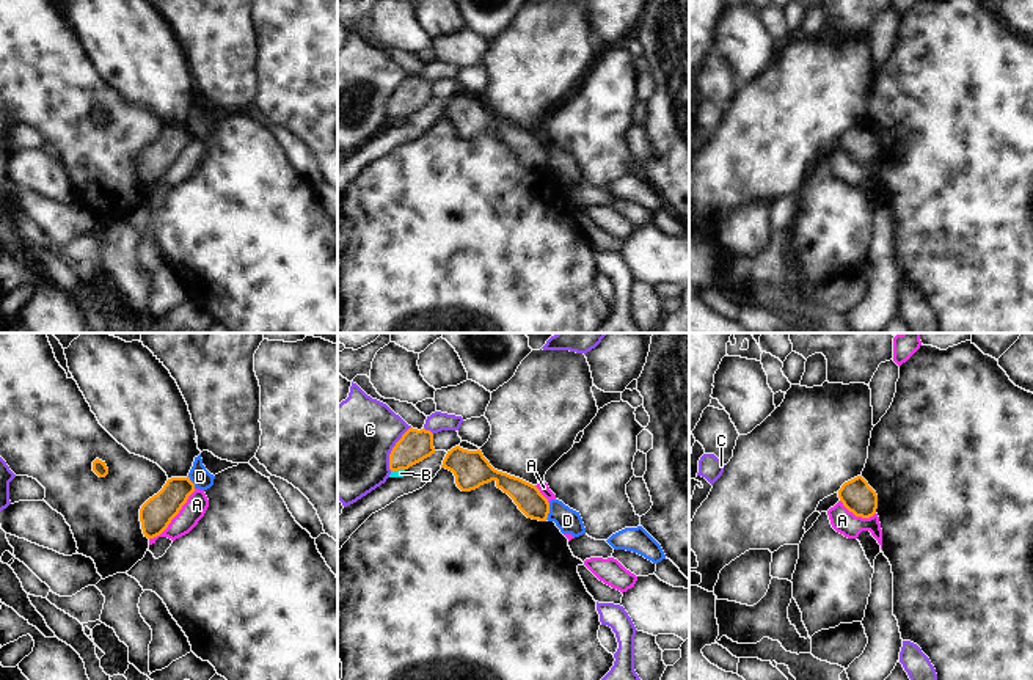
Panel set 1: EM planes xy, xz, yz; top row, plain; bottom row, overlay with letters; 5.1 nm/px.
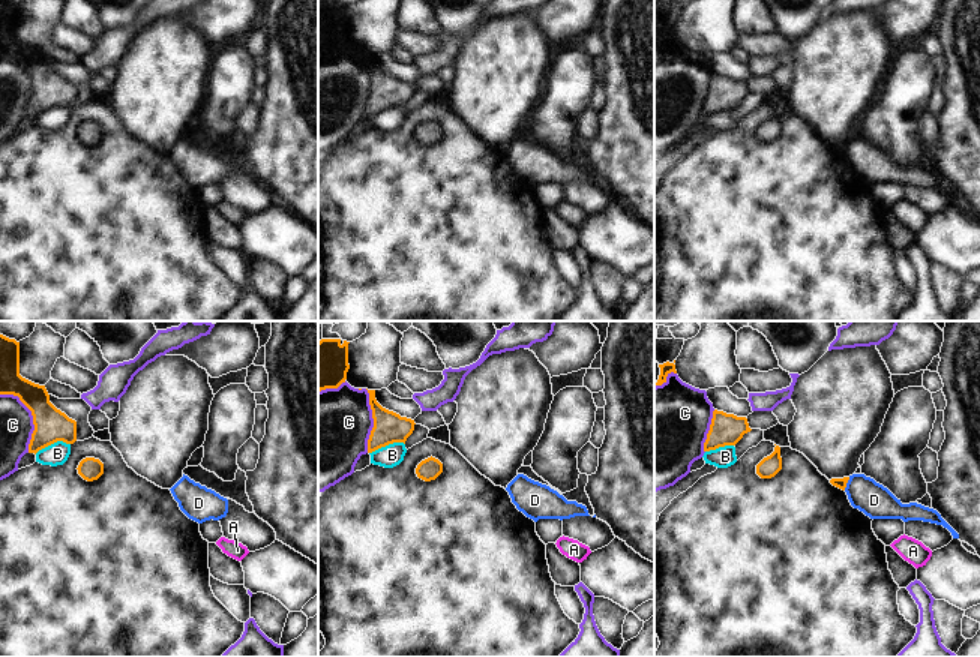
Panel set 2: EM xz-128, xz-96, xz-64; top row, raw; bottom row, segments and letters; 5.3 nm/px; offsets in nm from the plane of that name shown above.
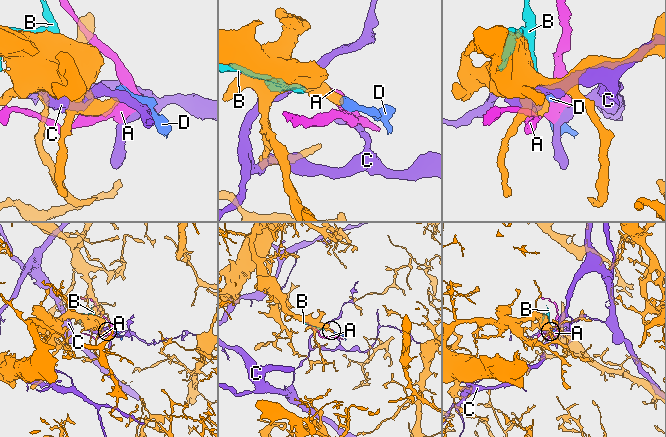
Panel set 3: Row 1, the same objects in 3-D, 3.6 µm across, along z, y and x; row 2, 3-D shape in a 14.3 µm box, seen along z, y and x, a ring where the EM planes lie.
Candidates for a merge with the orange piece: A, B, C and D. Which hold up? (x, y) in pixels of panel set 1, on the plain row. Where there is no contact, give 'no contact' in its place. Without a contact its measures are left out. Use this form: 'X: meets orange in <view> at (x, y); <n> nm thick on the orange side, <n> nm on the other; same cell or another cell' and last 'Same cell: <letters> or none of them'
A: meets orange in xy at (175, 164); 170 nm thick on the orange side, 120 nm on the other; another cell
B: meets orange in xz at (397, 118); 160 nm thick on the orange side, 50 nm on the other; another cell
C: meets orange in xz at (393, 96); 160 nm thick on the orange side, 460 nm on the other; another cell
D: meets orange in xz at (548, 159); 140 nm thick on the orange side, 120 nm on the other; another cell
Same cell: none of them

